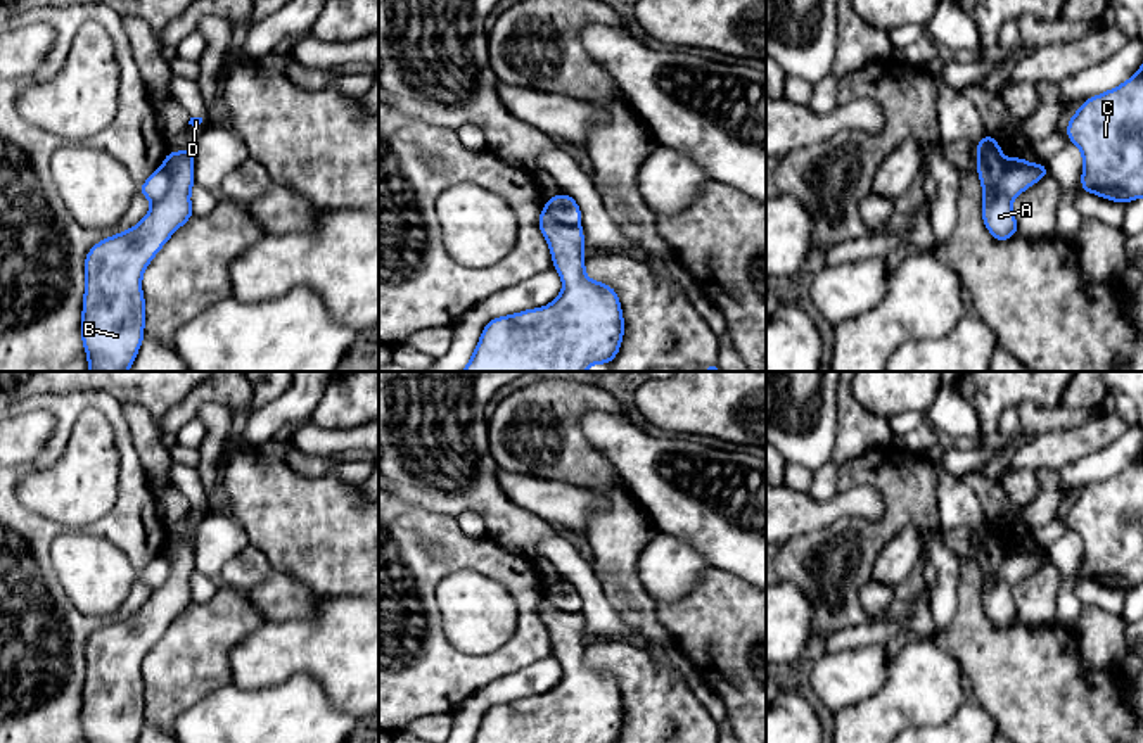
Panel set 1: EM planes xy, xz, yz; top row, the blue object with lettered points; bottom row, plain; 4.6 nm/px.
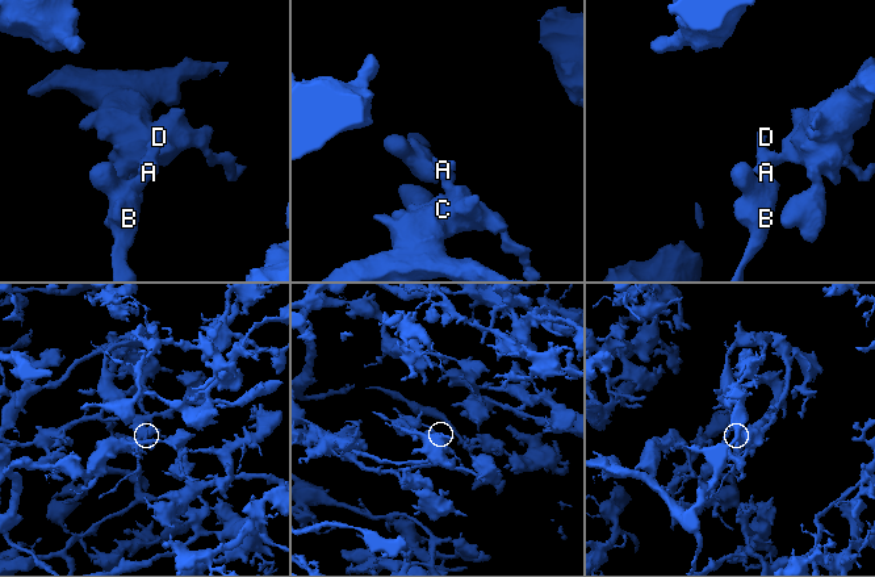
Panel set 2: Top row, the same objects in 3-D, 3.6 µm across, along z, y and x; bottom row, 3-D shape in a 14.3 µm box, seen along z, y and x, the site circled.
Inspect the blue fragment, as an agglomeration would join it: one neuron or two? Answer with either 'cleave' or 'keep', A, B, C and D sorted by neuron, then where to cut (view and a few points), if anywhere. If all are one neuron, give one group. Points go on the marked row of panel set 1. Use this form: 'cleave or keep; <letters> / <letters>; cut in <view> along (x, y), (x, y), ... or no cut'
cleave; A B D / C; cut in yz along (1007, 161), (998, 180), (998, 190), (1010, 199)

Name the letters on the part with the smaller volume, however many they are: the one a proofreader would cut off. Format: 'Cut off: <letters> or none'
Cut off: A, B, D

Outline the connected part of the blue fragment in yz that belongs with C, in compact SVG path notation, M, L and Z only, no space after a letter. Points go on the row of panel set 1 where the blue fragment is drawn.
M1143 64L1117 88L1084 100L1065 135L1082 154L1082 192L1124 204L1143 197Z

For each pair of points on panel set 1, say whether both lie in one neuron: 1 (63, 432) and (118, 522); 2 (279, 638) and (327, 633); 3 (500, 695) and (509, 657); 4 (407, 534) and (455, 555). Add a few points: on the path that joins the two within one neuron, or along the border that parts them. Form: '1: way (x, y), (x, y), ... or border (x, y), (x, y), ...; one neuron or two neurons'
1: way (94, 403), (120, 425), (128, 481); one neuron
2: way (291, 638), (315, 638); one neuron
3: border (543, 659), (490, 681), (471, 697); two neurons
4: way (419, 534), (438, 534), (446, 543); one neuron

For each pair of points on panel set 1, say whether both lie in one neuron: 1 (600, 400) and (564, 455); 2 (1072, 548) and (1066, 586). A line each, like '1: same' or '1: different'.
1: same
2: same

